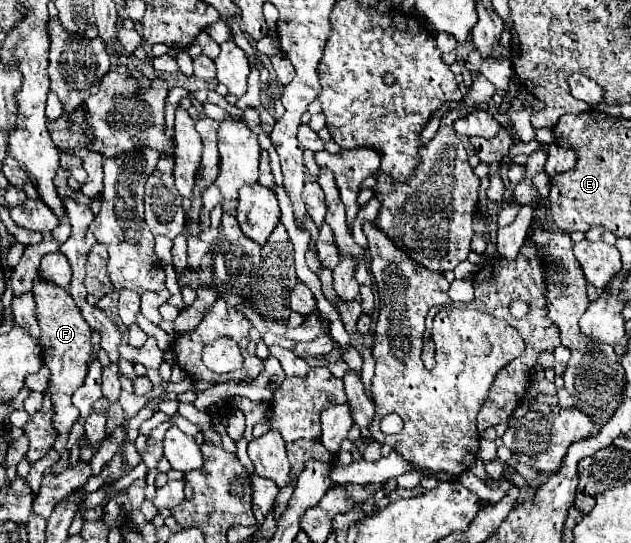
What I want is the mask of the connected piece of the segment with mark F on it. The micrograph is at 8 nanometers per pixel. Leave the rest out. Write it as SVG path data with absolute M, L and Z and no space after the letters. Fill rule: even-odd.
M35 278L33 296L37 302L37 320L41 326L39 342L41 342L41 346L45 346L43 364L51 370L47 394L51 396L51 402L53 402L53 428L57 430L57 440L55 440L53 448L61 454L59 462L53 464L53 474L61 474L63 470L69 468L69 452L65 448L65 442L69 438L71 426L79 418L79 408L71 402L71 396L85 382L87 370L93 362L93 344L91 344L93 330L81 318L81 312L77 310L73 298L59 286L53 286L53 284L47 284L47 282Z

